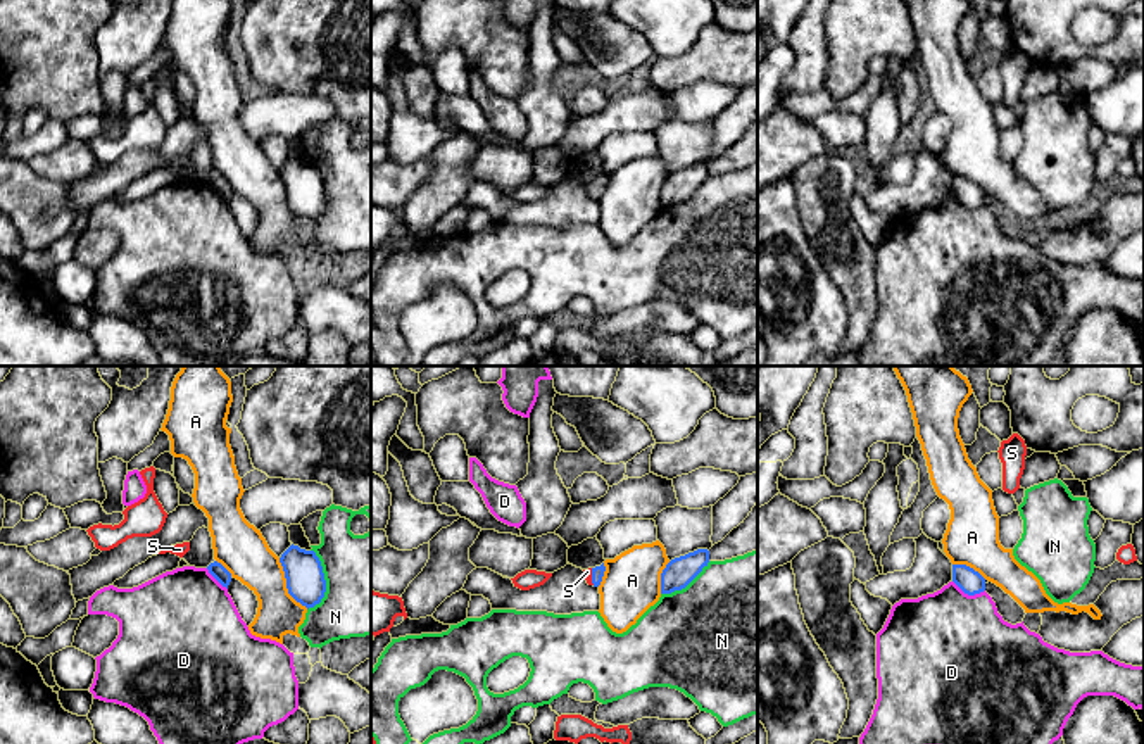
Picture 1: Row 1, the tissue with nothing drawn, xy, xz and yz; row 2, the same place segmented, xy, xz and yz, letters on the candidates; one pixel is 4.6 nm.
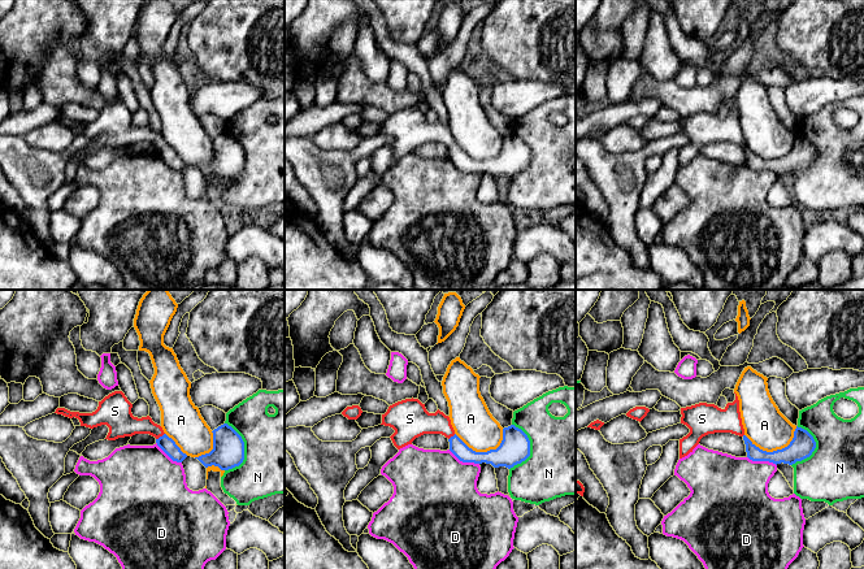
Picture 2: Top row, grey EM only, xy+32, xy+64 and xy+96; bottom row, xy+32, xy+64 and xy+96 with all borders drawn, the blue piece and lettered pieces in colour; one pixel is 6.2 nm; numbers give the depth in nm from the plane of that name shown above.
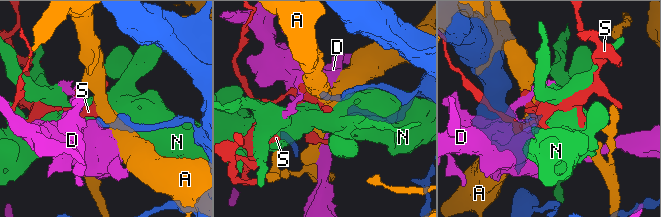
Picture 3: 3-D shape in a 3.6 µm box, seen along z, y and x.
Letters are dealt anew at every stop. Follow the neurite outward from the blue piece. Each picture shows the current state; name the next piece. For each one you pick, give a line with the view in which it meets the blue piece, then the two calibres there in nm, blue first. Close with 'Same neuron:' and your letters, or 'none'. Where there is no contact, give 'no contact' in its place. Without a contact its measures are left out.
S: xz | 60/30 nm
Same neuron: S

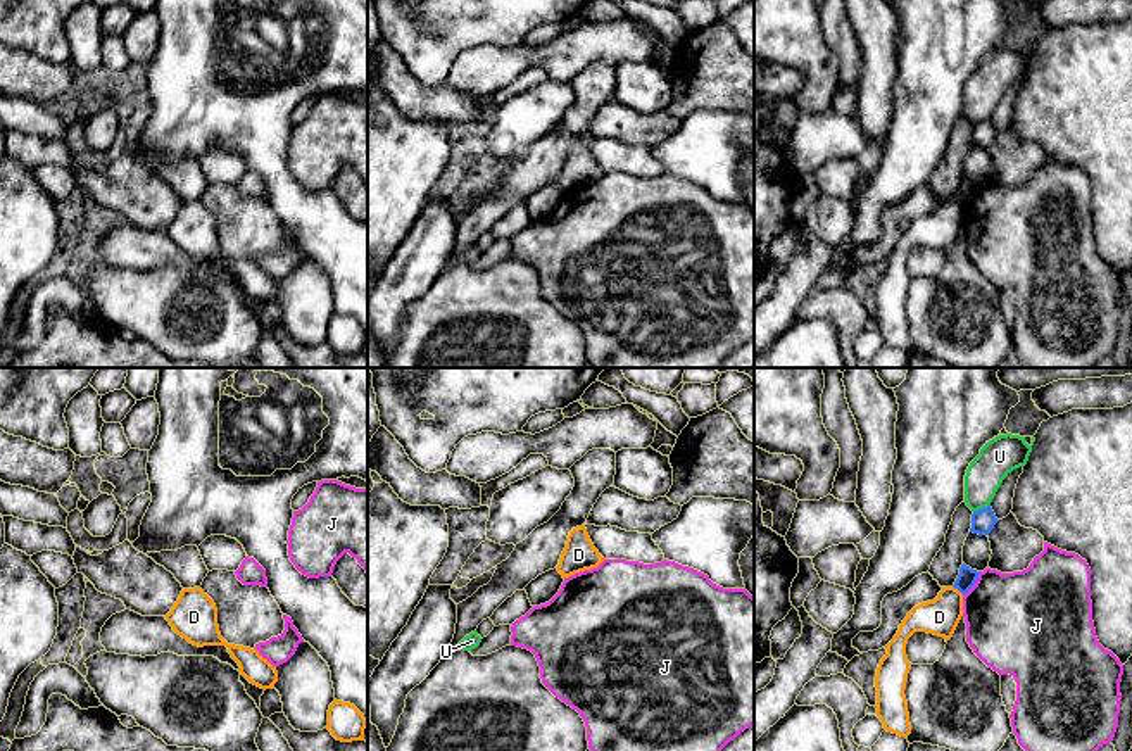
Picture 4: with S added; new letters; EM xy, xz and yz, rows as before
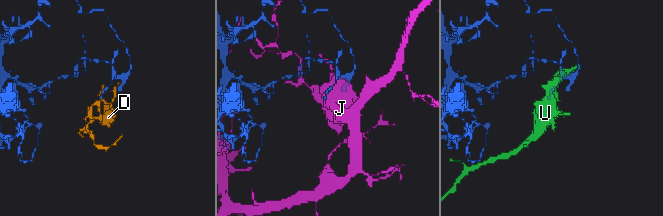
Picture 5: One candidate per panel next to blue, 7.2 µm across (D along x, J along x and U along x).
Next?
Same neuron: none

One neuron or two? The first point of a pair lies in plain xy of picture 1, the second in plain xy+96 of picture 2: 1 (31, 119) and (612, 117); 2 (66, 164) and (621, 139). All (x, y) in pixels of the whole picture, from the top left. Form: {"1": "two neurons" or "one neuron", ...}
{"1": "two neurons", "2": "one neuron"}

